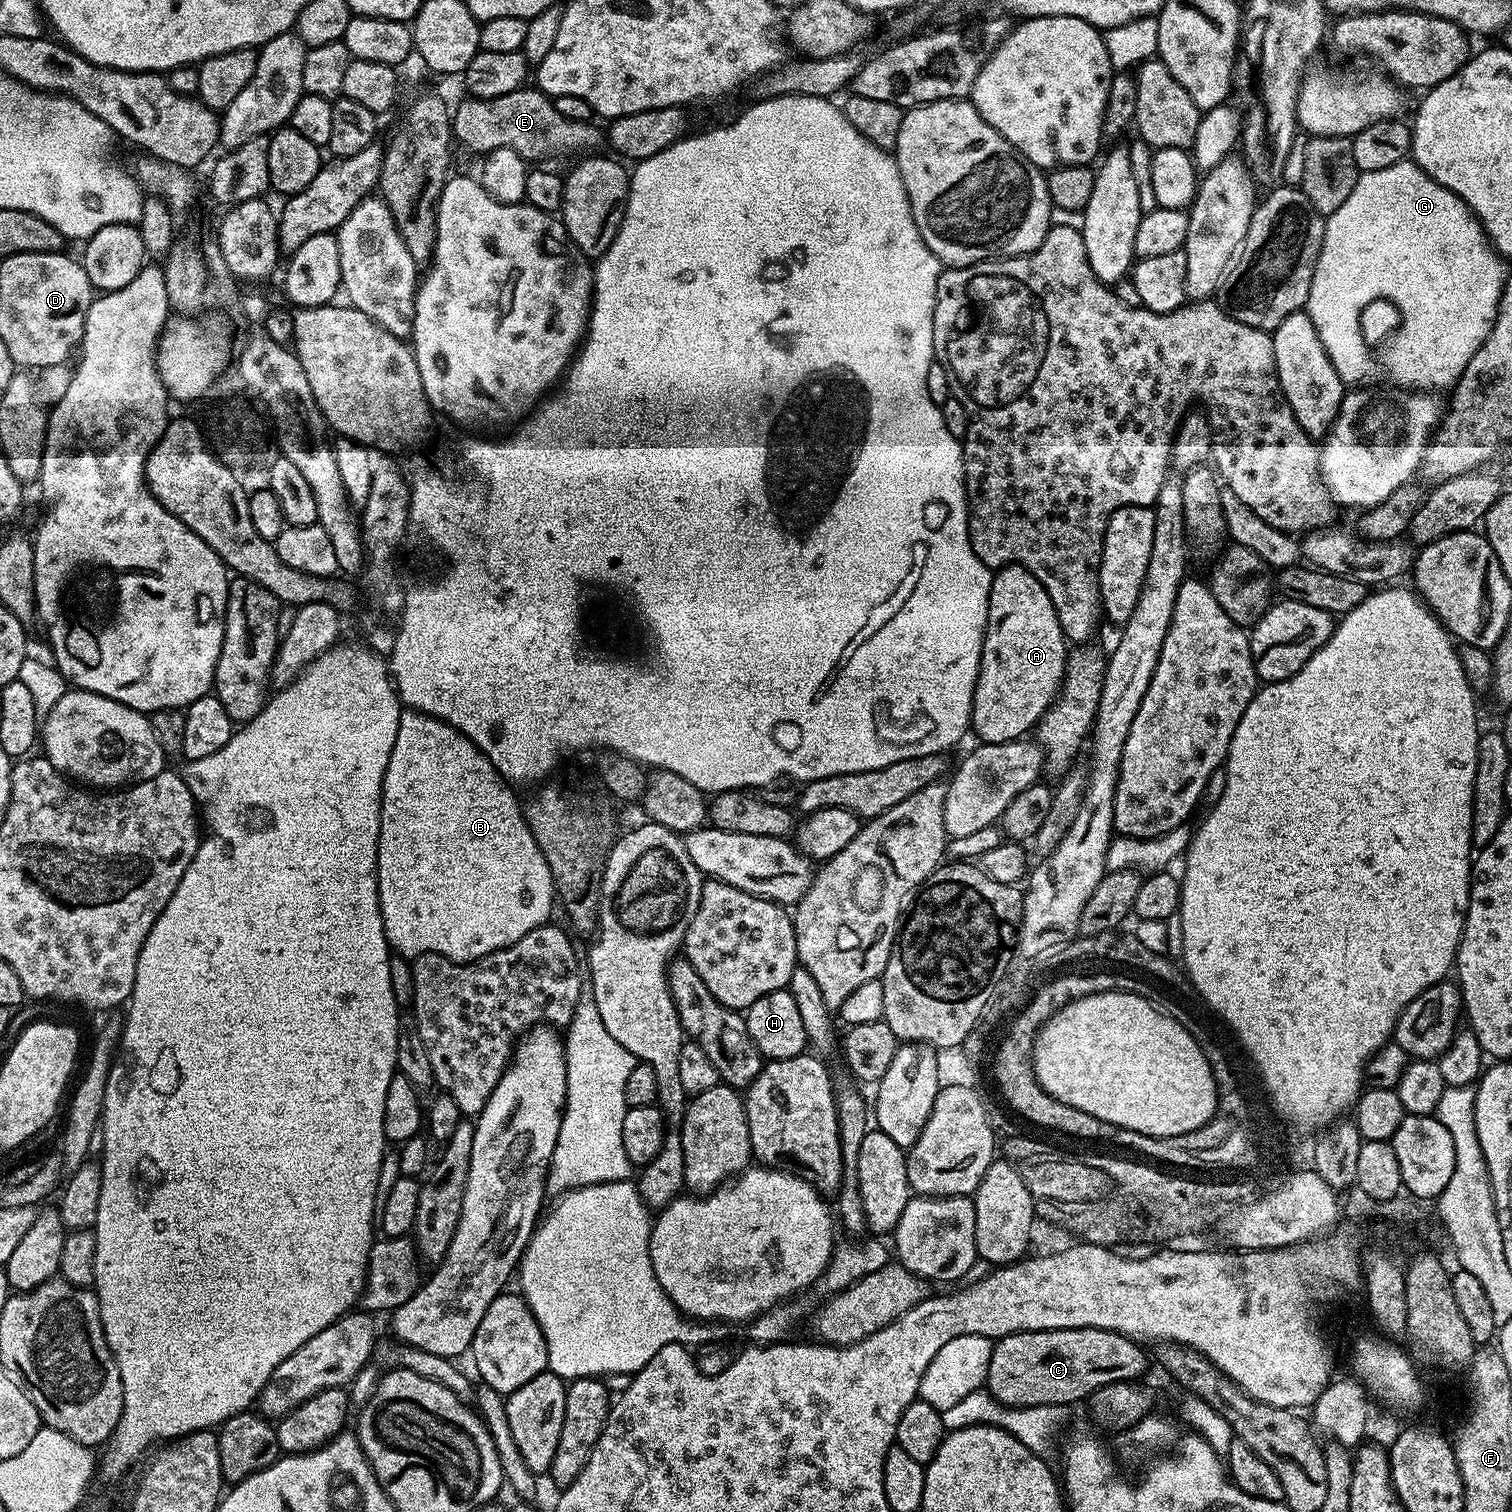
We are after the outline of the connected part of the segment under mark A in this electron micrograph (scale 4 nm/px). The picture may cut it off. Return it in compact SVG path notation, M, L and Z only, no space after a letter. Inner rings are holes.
M1006 564L1003 568L995 569L990 586L988 625L984 631L978 682L972 703L970 728L974 736L976 732L977 741L986 744L1005 744L1027 737L1060 695L1069 653L1070 648L1058 622L1054 602L1050 594L1046 594L1042 582L1038 582L1038 578L1034 578L1034 574L1021 564Z

